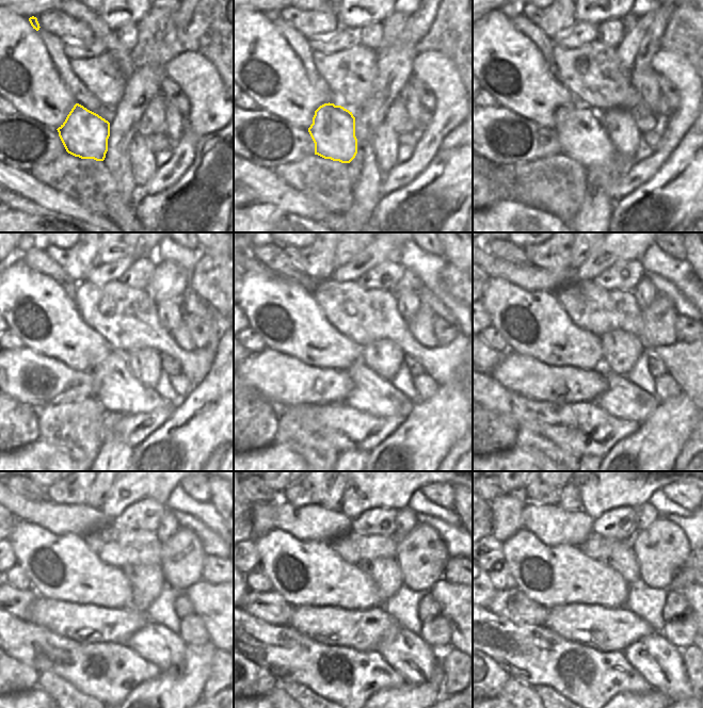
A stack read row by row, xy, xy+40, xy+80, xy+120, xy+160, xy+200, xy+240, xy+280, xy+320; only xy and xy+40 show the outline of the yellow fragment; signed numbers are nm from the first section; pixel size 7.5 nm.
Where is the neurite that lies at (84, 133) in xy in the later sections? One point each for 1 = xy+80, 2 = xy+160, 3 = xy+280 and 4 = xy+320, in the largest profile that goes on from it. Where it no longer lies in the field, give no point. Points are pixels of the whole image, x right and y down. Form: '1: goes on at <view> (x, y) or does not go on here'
1: goes on at xy+80 (581, 135)
2: goes on at xy+160 (372, 395)
3: goes on at xy+280 (406, 652)
4: goes on at xy+320 (659, 662)

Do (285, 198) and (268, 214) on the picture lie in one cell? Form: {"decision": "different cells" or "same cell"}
{"decision": "different cells"}

